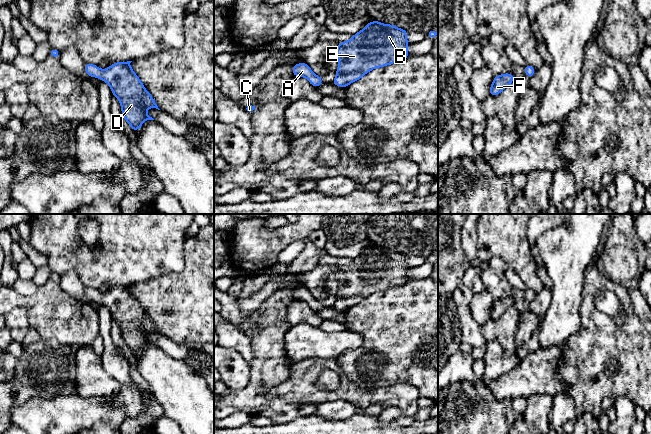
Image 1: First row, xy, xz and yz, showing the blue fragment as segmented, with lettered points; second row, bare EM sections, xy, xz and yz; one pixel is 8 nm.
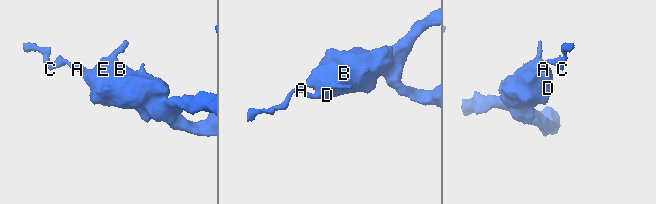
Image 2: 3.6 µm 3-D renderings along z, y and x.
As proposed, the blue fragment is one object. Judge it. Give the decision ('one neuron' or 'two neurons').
one neuron

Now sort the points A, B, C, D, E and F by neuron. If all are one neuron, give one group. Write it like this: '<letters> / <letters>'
A B C D E F

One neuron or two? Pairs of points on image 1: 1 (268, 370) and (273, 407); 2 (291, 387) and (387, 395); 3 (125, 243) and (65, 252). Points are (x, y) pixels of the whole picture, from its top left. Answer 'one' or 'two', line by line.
1: one
2: one
3: one

